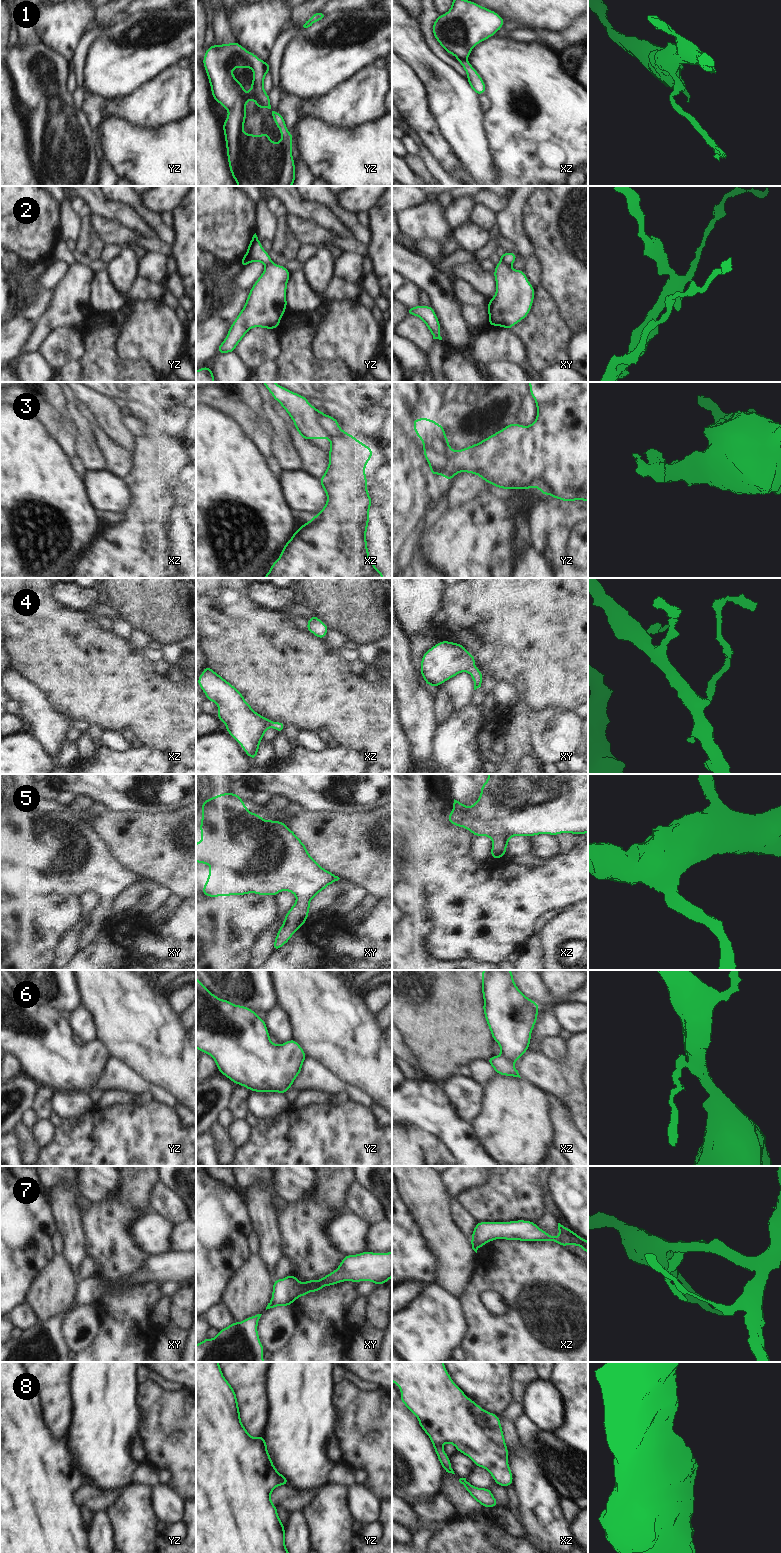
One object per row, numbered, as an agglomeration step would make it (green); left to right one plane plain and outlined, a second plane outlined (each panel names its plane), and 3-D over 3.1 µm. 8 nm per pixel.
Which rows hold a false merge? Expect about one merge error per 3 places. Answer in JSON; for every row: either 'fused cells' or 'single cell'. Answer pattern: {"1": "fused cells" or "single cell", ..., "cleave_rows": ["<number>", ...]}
{"1": "fused cells", "2": "fused cells", "3": "fused cells", "4": "single cell", "5": "single cell", "6": "single cell", "7": "fused cells", "8": "single cell", "cleave_rows": ["1", "2", "3", "7"]}

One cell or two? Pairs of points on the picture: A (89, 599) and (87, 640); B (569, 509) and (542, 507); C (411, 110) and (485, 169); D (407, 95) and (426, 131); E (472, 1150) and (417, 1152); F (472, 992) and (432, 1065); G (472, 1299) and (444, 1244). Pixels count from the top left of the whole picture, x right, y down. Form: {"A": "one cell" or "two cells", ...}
{"A": "two cells", "B": "one cell", "C": "two cells", "D": "one cell", "E": "one cell", "F": "one cell", "G": "two cells"}

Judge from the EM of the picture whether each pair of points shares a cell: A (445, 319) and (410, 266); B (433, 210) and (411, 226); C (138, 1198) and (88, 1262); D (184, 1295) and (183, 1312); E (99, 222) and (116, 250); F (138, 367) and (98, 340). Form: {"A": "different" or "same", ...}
{"A": "same", "B": "same", "C": "different", "D": "same", "E": "different", "F": "same"}

